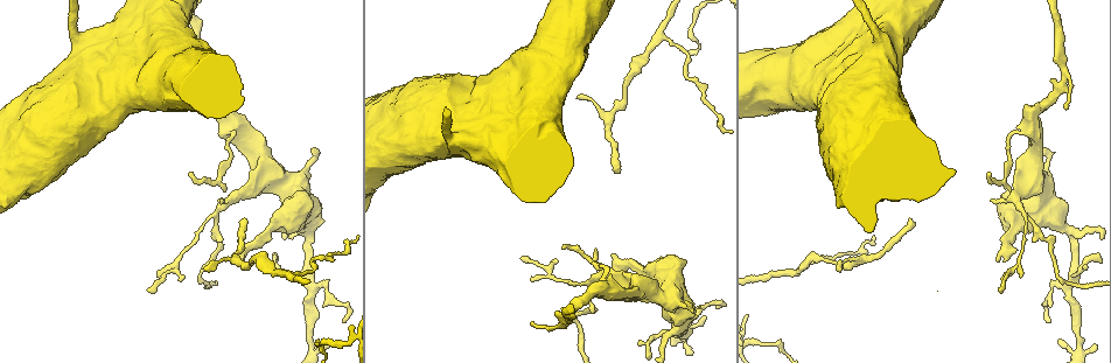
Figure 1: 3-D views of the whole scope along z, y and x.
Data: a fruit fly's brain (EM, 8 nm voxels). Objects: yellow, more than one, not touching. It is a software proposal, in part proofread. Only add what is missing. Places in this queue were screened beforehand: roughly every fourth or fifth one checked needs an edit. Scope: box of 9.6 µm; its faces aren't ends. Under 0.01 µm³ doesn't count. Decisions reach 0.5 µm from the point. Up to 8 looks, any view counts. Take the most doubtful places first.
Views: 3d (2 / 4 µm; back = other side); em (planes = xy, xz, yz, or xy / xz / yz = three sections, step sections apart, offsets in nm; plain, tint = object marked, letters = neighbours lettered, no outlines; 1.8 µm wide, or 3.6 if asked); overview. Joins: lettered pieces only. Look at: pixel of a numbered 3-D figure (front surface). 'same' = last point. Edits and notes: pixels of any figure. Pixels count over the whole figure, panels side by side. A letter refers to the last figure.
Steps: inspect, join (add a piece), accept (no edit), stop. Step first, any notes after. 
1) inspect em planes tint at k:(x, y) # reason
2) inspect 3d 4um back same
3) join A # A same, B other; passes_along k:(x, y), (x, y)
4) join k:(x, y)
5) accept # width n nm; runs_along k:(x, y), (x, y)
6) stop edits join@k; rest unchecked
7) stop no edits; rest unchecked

inspect em planes letters at 1:(617, 169) # branch stops here

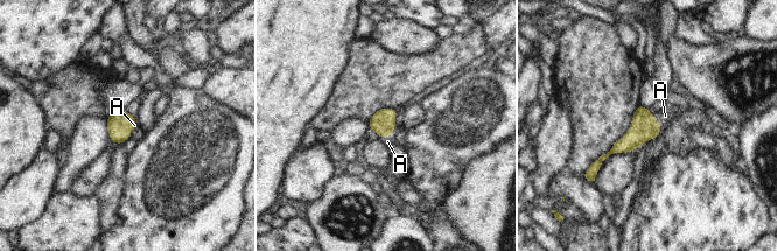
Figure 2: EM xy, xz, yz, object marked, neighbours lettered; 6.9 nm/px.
join A # longest_contact A 150 nm; A same; passes_along 2:(382, 121), (389, 136), (387, 141); the neuron continues

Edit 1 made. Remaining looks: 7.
inspect em xy step 4 tint at 1:(284, 272) # sharp bend

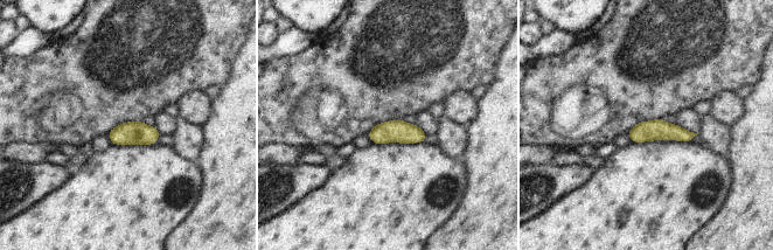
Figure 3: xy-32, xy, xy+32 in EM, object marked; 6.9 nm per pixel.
inspect em planes letters same # cut it another way

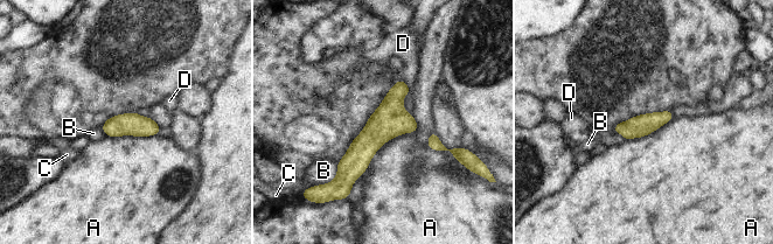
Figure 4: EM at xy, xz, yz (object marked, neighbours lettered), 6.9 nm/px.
accept # longest_contact A 480 nm; A other, B other, C other, D other; runs_along 4:(402, 84), (347, 181); no lettered piece goes on from it

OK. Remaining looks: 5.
inspect em planes letters at 1:(222, 198)

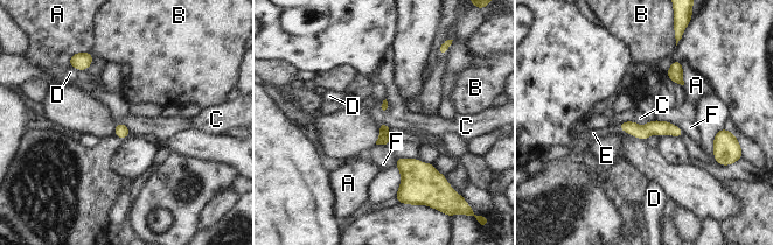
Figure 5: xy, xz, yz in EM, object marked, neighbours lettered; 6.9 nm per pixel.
join E # longest_contact A 170 nm; A other, B other, C other, D other, E same, F other; passes_along 5:(656, 127), (621, 130), (593, 133); the neuron continues

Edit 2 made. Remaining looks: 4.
stop edits join@2, join@5; rest unchecked

